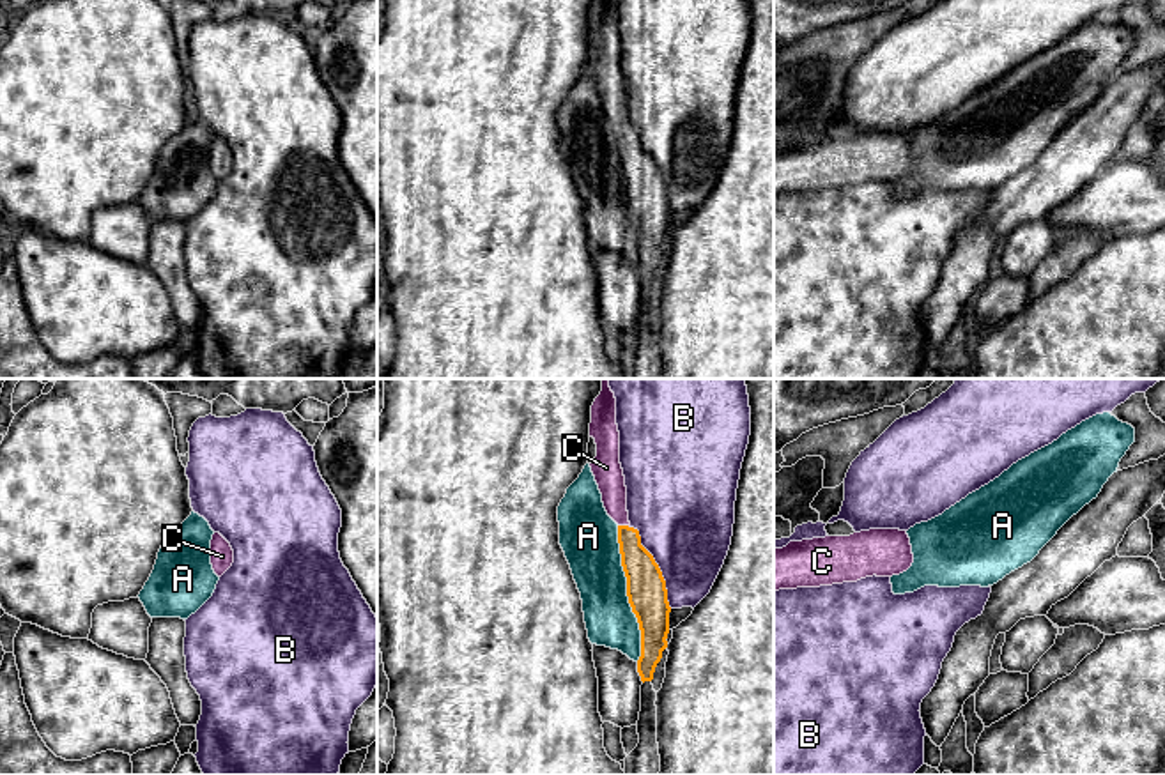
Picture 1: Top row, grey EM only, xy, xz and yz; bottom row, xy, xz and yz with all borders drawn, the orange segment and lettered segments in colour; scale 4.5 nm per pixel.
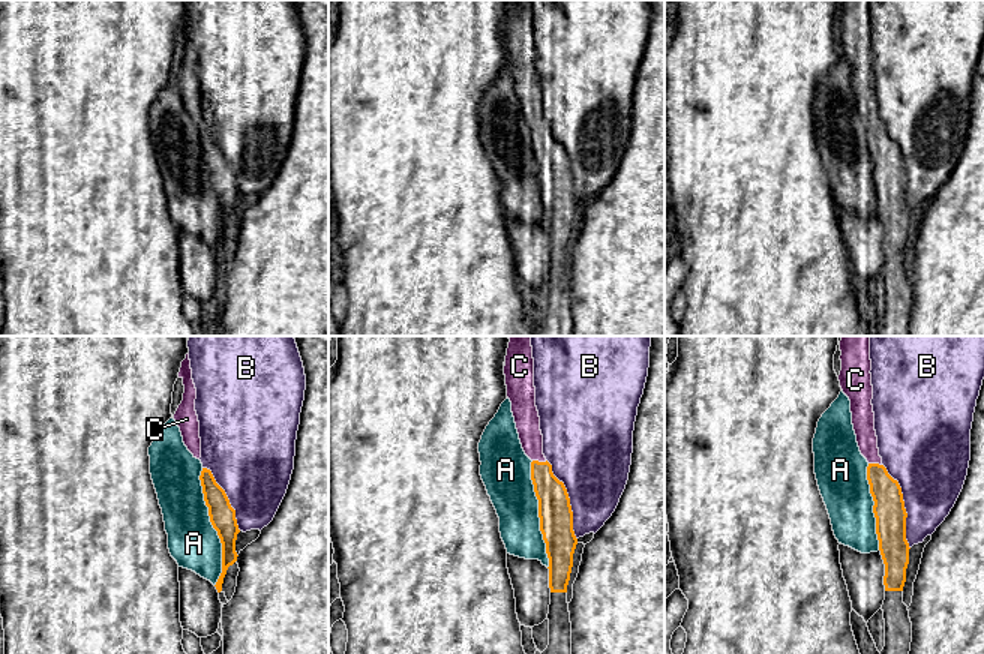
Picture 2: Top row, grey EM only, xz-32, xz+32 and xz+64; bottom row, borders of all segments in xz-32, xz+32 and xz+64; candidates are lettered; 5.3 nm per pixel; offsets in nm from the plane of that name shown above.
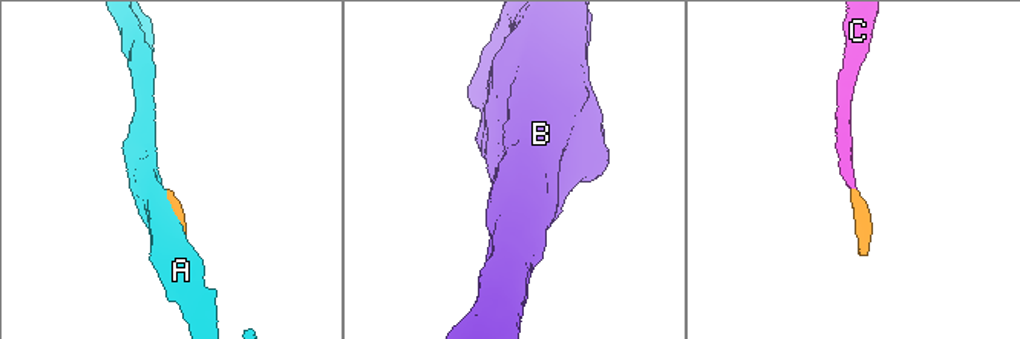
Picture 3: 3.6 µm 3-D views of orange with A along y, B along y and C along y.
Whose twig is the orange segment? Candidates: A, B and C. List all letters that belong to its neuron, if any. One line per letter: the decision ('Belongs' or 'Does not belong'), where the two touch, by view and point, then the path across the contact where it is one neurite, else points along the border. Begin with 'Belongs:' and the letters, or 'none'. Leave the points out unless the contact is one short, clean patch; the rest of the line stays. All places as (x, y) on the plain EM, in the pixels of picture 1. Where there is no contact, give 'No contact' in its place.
Belongs: C
A: Does not belong. Touches orange at xz (627, 197)
B: Does not belong. Touches orange at xz (657, 170)
C: Belongs. Touches orange at xz (624, 130). Path across: xz (643, 179), (624, 130), (608, 78)

